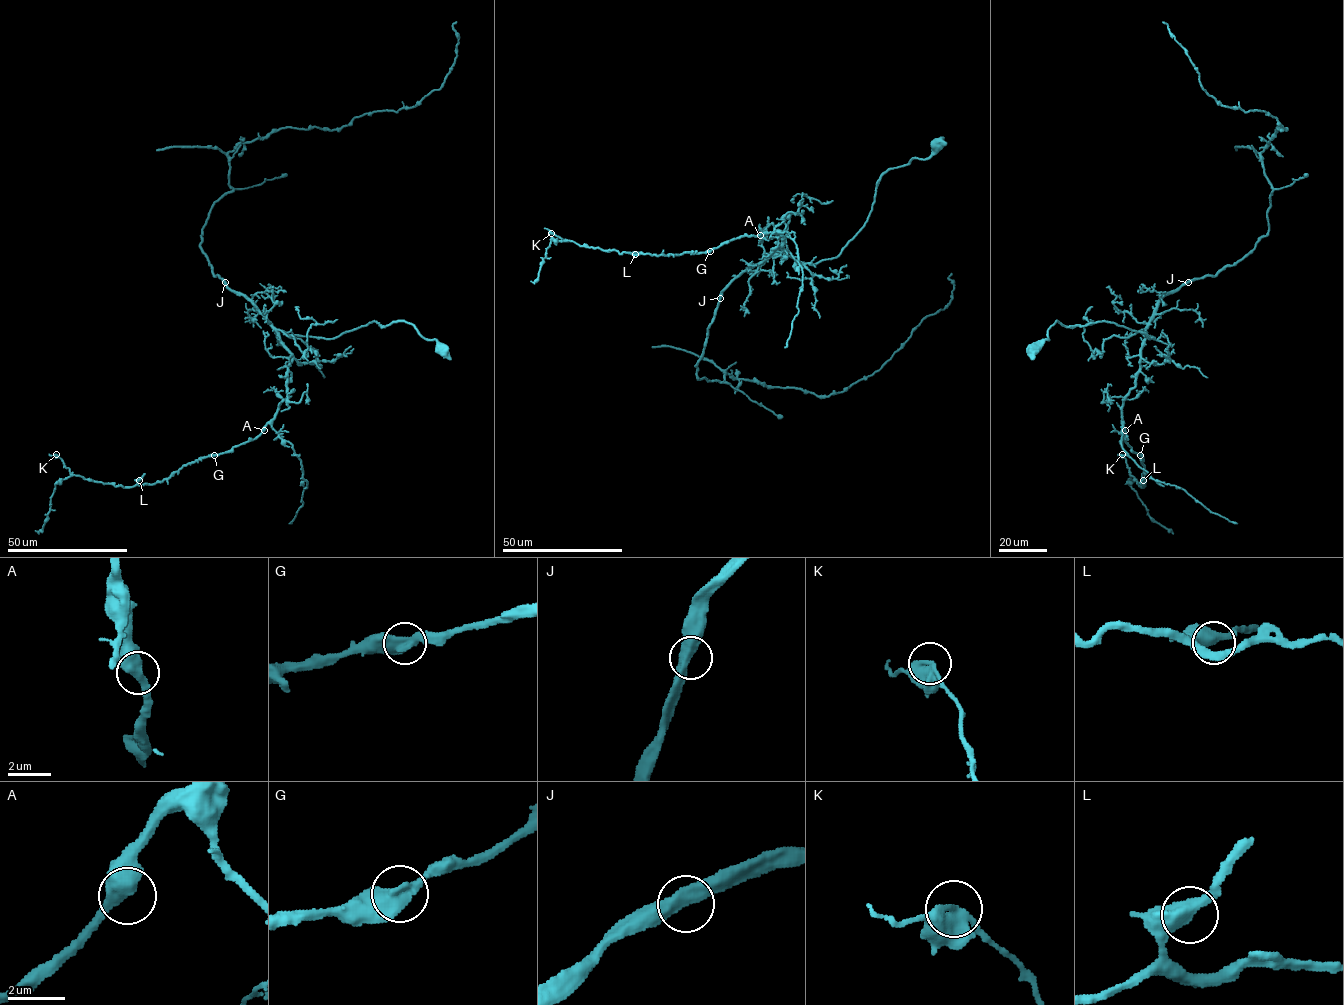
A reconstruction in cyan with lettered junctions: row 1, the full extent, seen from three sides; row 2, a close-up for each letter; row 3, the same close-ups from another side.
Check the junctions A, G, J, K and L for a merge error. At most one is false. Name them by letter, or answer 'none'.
none

